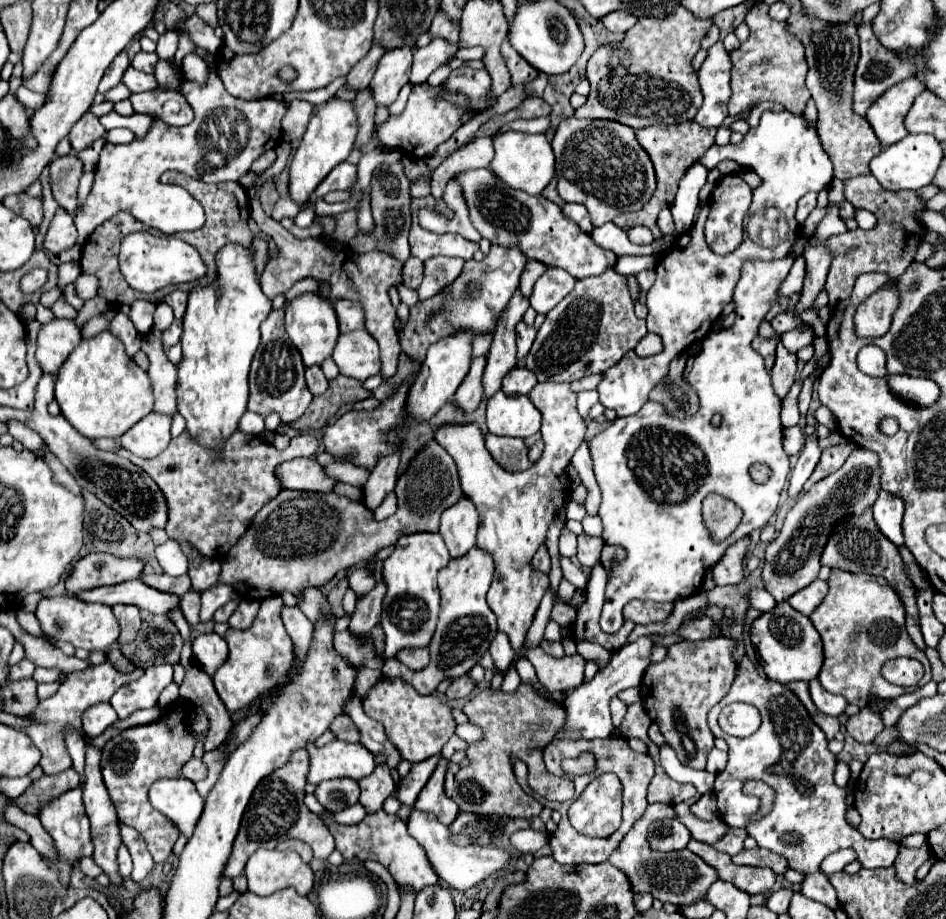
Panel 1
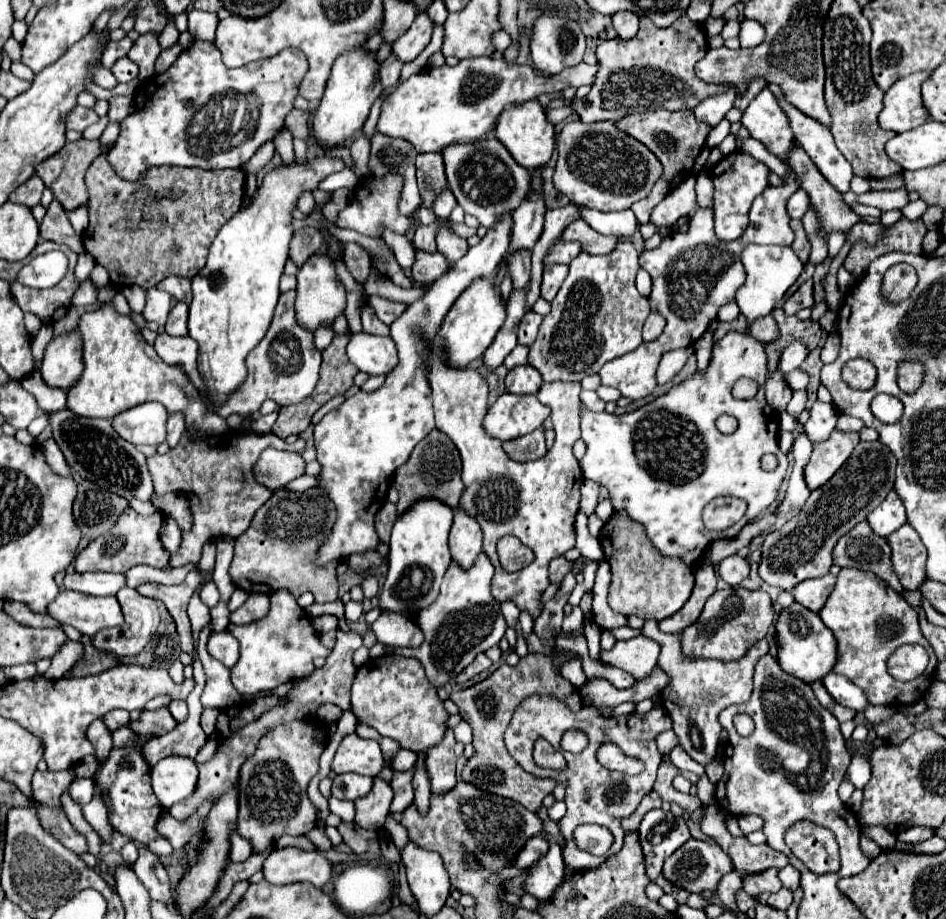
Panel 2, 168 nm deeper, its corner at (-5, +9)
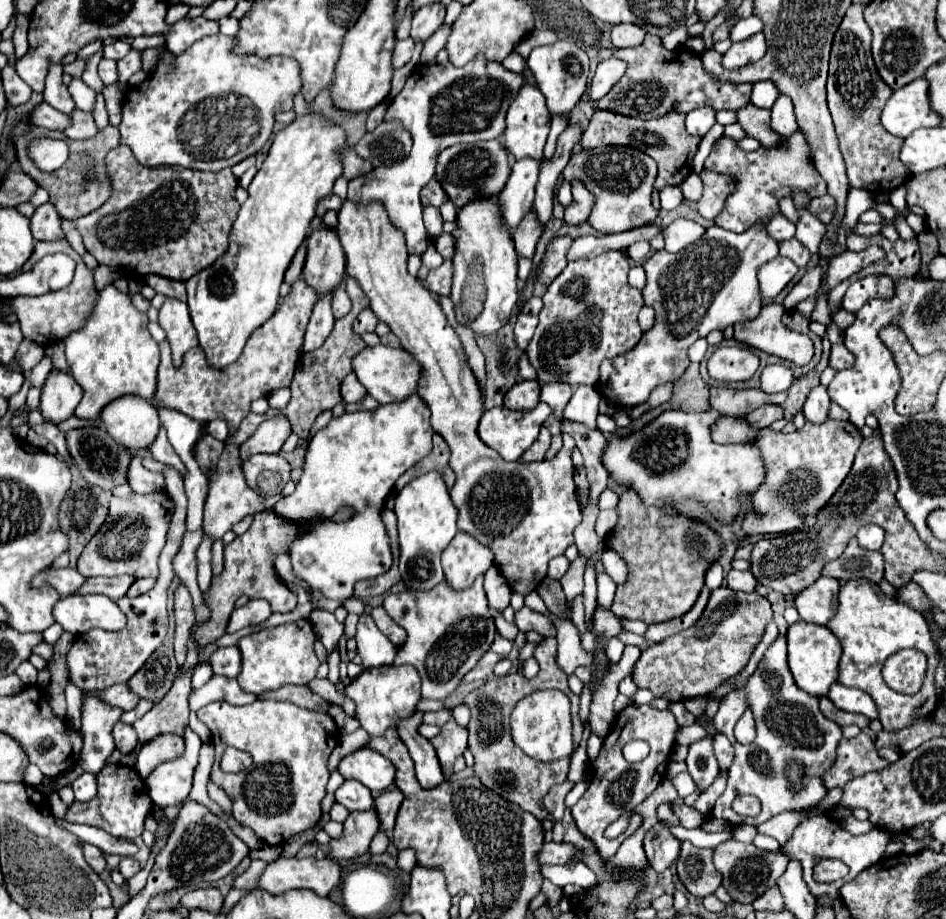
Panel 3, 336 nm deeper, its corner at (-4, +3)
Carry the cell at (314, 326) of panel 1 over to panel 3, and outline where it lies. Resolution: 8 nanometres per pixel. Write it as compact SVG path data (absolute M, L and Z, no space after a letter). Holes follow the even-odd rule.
M328 228L314 230L306 240L306 264L304 264L304 280L310 288L316 290L318 298L332 294L340 284L346 270L346 256L338 234Z

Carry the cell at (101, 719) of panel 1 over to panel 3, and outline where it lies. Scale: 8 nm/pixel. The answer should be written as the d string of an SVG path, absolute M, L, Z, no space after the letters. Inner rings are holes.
M116 722L114 740L116 740L116 746L122 752L130 752L130 750L134 750L138 746L138 736L136 736L134 728L130 724L124 724L124 722Z

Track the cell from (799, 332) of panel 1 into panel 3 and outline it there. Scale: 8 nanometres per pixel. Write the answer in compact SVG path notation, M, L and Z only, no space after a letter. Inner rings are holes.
M772 364L772 366L766 366L762 370L762 386L760 390L764 392L782 392L782 390L788 390L794 376L792 376L792 370L784 364Z

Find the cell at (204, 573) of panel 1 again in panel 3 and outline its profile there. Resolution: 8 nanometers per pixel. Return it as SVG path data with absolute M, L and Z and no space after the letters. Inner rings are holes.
M134 458L130 464L130 474L128 474L128 484L136 494L146 494L146 492L164 492L164 478L160 472L148 470L142 464L142 458Z

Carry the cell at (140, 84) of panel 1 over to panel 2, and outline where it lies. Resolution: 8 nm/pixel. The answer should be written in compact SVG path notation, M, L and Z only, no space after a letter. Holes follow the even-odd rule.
M119 58L119 60L111 66L111 72L113 72L113 76L117 78L117 82L131 82L133 78L137 78L139 68L137 68L133 62L129 62L129 58Z

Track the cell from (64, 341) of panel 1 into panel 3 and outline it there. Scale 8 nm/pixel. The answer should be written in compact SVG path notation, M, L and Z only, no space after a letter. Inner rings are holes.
M52 370L42 386L40 412L52 424L58 424L74 414L74 408L82 400L82 388L76 384L72 374Z

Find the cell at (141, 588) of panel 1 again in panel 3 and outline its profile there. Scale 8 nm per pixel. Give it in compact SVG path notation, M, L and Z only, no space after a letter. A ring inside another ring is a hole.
M48 568L40 572L34 580L36 586L40 586L42 582L48 582L50 586L54 586L60 592L60 596L68 596L68 594L76 594L78 588L86 582L86 578L78 574L74 568L60 568L60 570Z

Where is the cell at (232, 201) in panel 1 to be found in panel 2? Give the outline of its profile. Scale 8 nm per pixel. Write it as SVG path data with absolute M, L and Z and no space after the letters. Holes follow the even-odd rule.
M105 153L95 158L85 175L89 194L89 228L83 234L85 250L95 258L97 264L113 272L111 284L121 288L131 284L153 288L167 276L193 278L205 266L209 246L225 220L241 208L245 172L241 168L179 170L175 166L155 166L147 170L141 183L130 183L122 180L106 160Z

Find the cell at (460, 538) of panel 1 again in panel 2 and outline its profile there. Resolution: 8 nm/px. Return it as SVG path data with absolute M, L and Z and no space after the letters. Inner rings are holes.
M457 510L449 534L449 548L453 560L465 570L471 568L475 558L481 554L481 544L483 544L483 536L481 536L481 528L477 526L477 520Z

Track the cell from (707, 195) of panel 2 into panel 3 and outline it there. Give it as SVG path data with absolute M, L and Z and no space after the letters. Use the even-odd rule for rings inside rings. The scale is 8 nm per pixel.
M708 170L700 172L700 178L704 182L704 194L698 200L698 212L708 218L714 220L720 210L724 208L724 200L726 196L732 192L732 178L730 176L722 176L722 174L714 174Z

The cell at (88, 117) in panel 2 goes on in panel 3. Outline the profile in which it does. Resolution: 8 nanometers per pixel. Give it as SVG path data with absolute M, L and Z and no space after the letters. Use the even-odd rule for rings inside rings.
M40 102L40 104L32 110L30 118L32 118L32 124L44 126L44 128L48 128L48 130L66 130L66 128L72 124L72 118L70 118L68 114L64 114L64 112L56 110L56 108L52 108L52 106L46 104L46 102Z

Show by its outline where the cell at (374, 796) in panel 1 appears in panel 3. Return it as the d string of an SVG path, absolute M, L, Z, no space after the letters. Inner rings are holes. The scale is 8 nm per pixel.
M376 810L350 812L344 822L344 834L338 840L330 842L332 856L338 860L350 860L368 852L370 840L380 830L380 820L376 820Z

